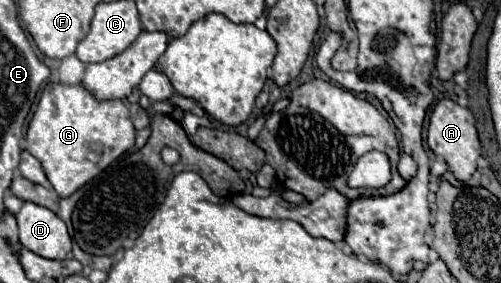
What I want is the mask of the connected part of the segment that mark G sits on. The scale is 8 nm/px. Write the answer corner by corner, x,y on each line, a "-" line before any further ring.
46,84
38,108
28,124
28,152
40,160
46,178
60,198
72,196
80,186
96,178
118,156
134,146
134,126
122,100
98,102
84,86

